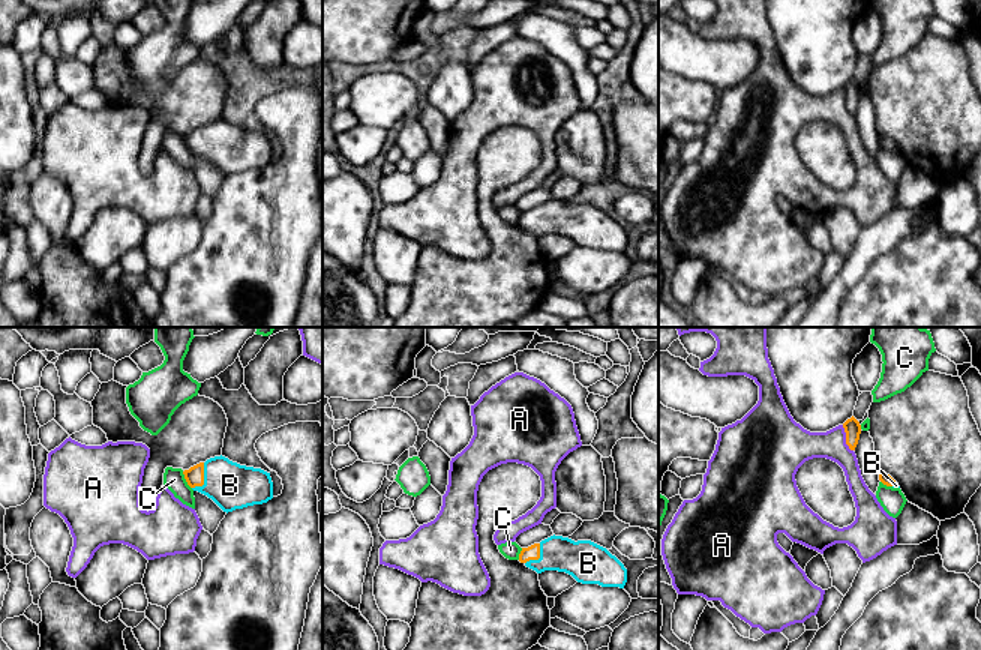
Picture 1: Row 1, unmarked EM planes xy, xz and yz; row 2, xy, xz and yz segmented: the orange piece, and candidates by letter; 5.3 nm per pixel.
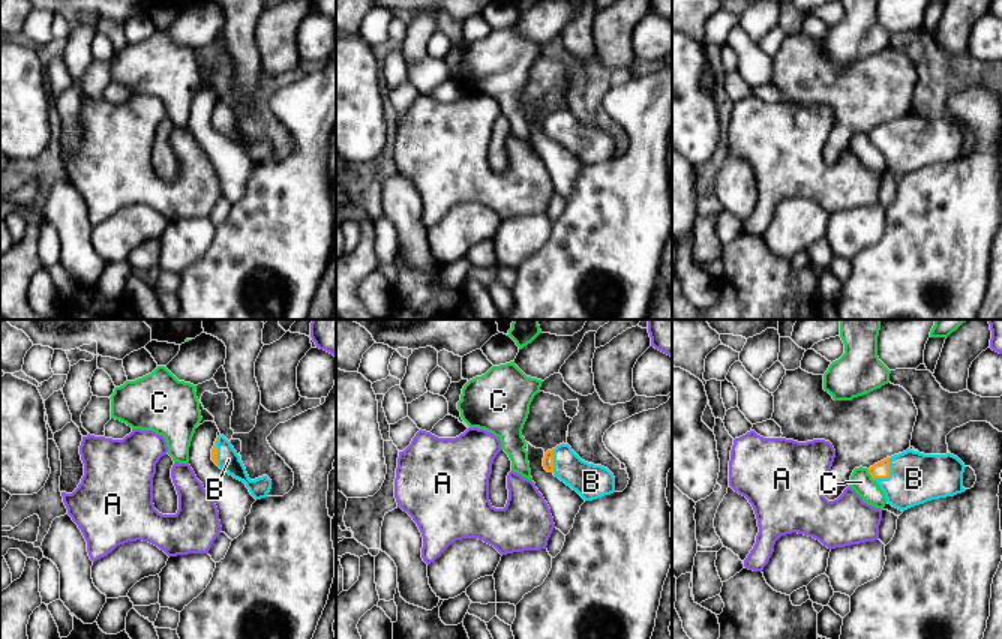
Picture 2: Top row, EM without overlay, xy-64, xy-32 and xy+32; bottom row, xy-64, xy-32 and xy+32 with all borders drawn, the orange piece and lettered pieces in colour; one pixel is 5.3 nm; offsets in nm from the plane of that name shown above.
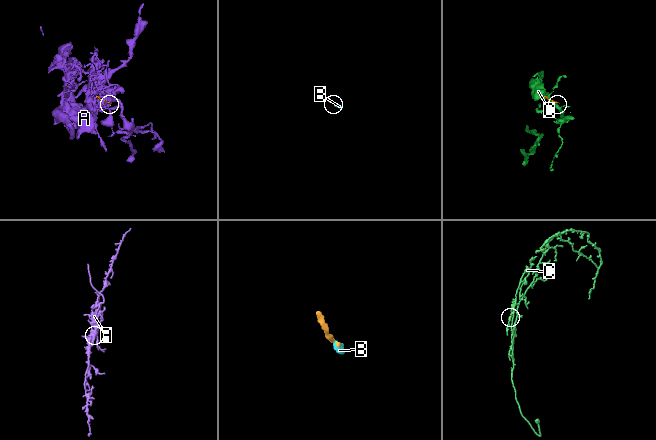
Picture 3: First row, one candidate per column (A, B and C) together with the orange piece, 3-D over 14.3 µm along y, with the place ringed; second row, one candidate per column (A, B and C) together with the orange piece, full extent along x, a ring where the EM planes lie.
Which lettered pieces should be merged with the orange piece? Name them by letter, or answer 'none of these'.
B

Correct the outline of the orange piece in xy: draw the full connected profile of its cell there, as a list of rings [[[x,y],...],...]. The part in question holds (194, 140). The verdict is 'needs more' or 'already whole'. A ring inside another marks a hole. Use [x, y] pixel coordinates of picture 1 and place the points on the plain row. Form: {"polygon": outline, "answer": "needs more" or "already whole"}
{"polygon": [[[214,120],[183,135],[188,149],[232,176],[273,162],[270,137]]], "answer": "needs more"}

